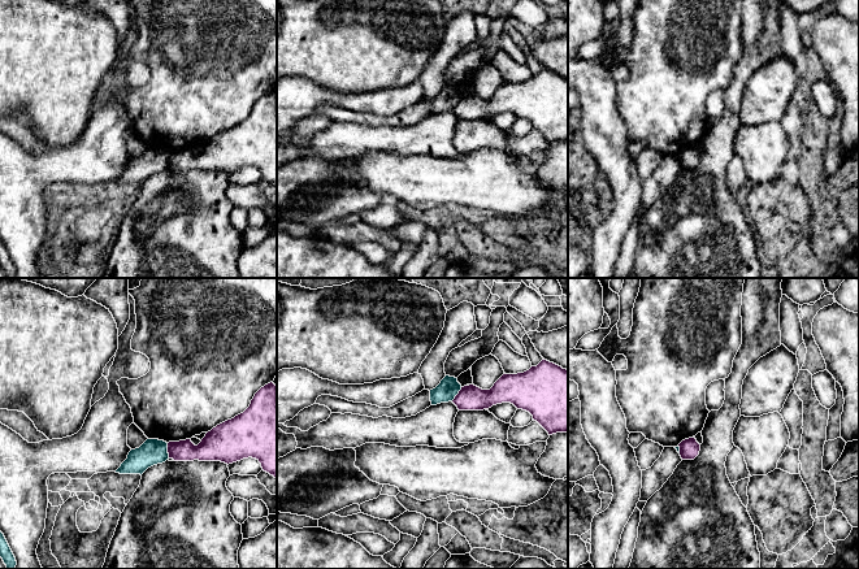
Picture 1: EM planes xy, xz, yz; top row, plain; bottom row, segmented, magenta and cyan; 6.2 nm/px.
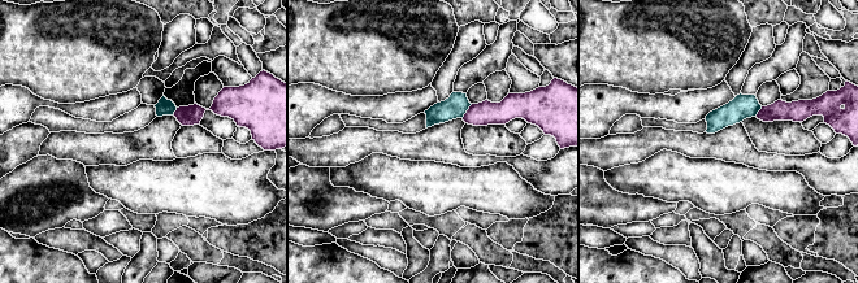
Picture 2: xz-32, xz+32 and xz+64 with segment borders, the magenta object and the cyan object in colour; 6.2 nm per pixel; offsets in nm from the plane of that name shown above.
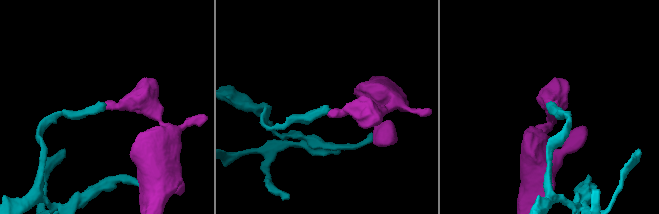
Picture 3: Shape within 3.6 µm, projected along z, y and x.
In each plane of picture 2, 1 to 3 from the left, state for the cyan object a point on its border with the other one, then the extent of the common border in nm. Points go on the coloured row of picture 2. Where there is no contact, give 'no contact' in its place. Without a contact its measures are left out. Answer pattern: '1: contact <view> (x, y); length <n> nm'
1: contact xz-32 (174, 112); length 60 nm
2: contact xz+32 (467, 110); length 110 nm
3: contact xz+64 (759, 110); length 70 nm

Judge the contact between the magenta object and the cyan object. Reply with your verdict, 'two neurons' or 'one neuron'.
two neurons

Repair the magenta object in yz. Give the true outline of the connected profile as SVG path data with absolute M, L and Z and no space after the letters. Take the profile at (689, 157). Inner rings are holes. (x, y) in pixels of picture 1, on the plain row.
M689 147L682 149L680 153L680 165L682 169L694 169L700 160L700 153L697 151L697 148Z

